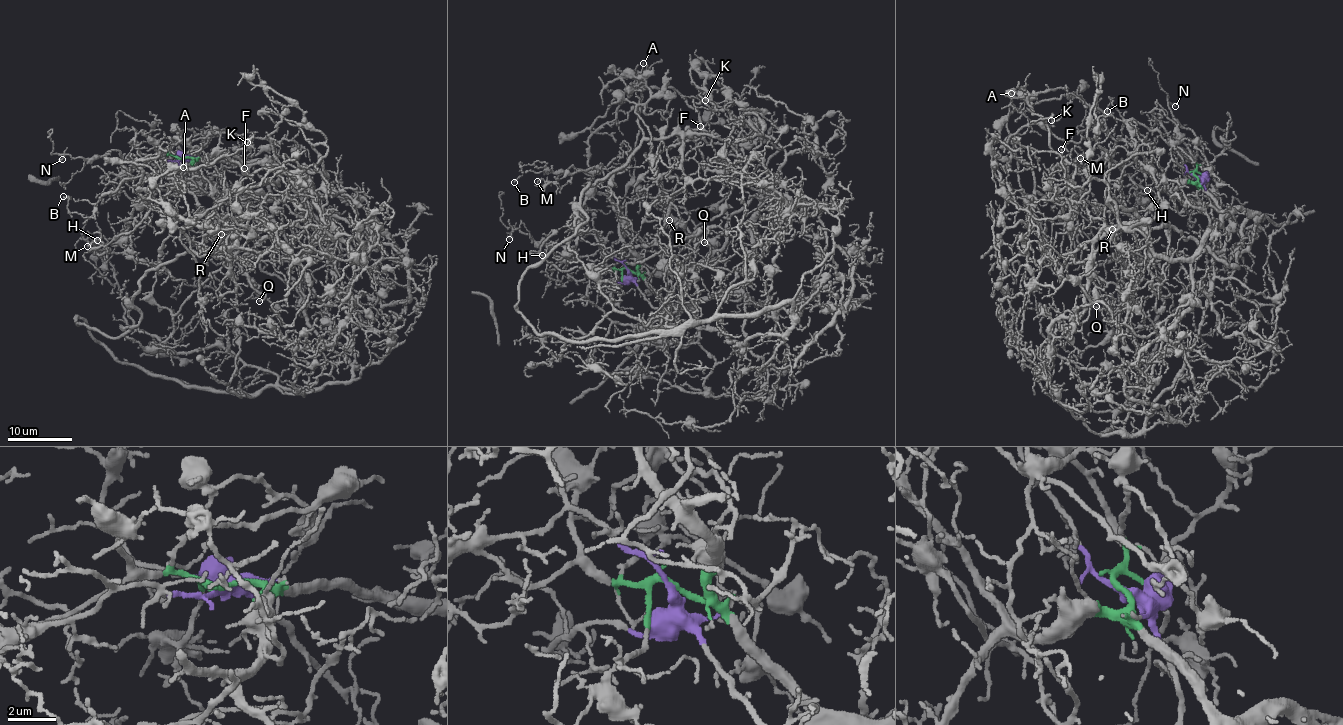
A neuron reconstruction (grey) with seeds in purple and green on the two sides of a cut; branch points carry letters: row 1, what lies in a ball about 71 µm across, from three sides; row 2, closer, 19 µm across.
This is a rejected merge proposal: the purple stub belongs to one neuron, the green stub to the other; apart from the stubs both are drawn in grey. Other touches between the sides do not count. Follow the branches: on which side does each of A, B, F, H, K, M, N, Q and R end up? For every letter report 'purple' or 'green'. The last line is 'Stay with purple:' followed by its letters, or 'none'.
A: green
B: green
F: green
H: green
K: green
M: green
N: green
Q: green
R: green
Stay with purple: none

